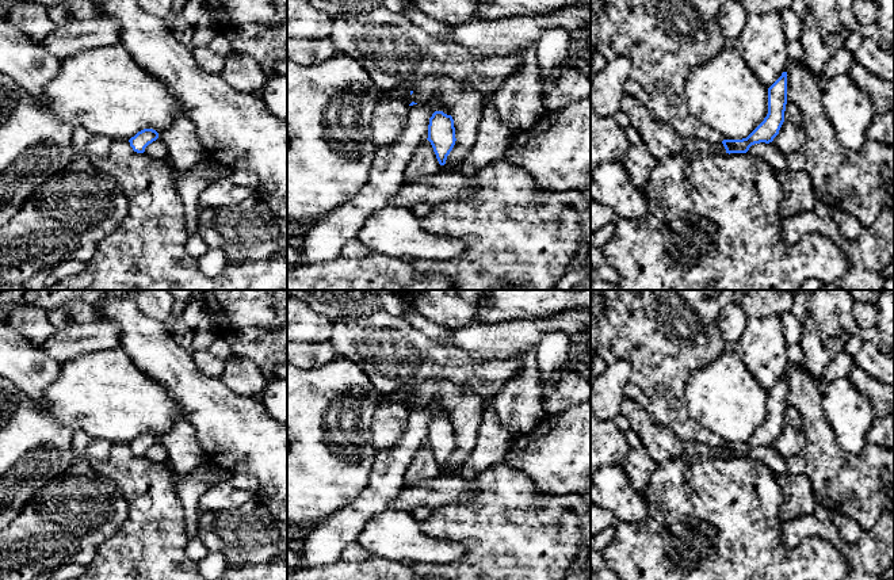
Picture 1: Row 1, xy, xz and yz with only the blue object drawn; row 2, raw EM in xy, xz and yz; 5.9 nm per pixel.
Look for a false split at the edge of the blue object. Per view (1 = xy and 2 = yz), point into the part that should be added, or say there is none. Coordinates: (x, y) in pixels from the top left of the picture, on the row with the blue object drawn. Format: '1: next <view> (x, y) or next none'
1: next none
2: next none

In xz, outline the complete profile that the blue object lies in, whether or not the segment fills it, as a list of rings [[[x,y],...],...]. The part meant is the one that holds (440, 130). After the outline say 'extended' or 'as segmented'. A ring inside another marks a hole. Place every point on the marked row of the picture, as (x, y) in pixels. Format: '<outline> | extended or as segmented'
[[[435,111],[429,118],[427,140],[431,142],[439,164],[444,165],[456,141],[452,117]]] | as segmented

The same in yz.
[[[787,72],[768,88],[768,114],[764,121],[742,140],[723,140],[726,153],[746,153],[754,144],[769,144],[779,134],[787,104]]] | as segmented

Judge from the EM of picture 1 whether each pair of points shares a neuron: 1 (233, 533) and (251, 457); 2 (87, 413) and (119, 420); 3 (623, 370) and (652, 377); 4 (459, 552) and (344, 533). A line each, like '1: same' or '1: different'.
1: different
2: same
3: different
4: different

